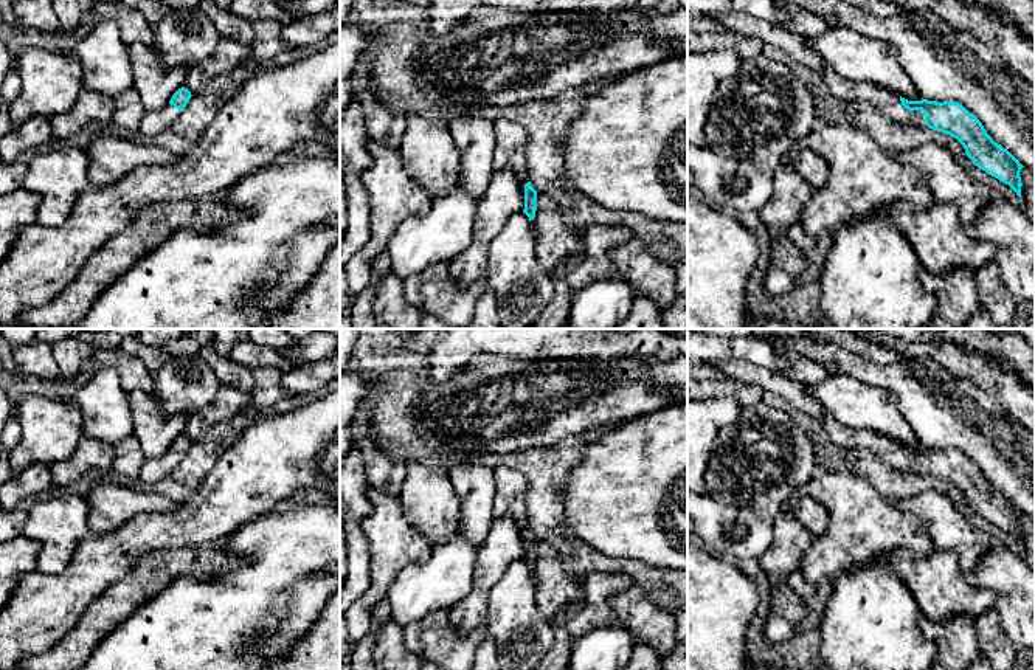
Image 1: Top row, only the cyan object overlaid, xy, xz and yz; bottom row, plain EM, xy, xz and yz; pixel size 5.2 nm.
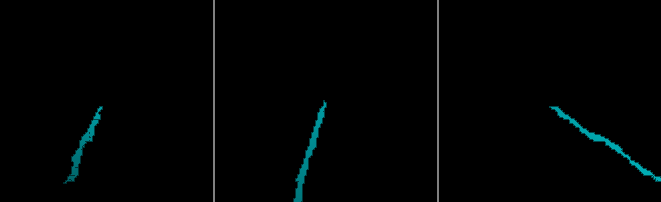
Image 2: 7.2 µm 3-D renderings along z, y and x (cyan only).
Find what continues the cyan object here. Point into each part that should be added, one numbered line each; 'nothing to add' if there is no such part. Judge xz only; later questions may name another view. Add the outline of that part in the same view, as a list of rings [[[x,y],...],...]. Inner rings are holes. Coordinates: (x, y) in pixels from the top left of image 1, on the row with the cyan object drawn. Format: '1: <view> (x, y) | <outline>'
1: xz (511, 138) | [[[507,119],[493,123],[497,144],[493,149],[493,172],[511,168],[518,175],[524,189],[528,183],[524,171],[524,147],[528,144],[528,132],[521,124]]]

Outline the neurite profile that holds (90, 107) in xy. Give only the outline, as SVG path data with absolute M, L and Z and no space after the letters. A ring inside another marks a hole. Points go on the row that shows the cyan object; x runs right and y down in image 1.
M82 90L73 107L50 119L53 138L67 140L79 135L90 123L101 126L112 121L115 101L92 90Z

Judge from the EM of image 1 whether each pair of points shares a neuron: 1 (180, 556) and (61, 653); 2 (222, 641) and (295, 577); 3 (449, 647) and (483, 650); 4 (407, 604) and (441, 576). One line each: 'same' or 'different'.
1: same
2: same
3: different
4: same

